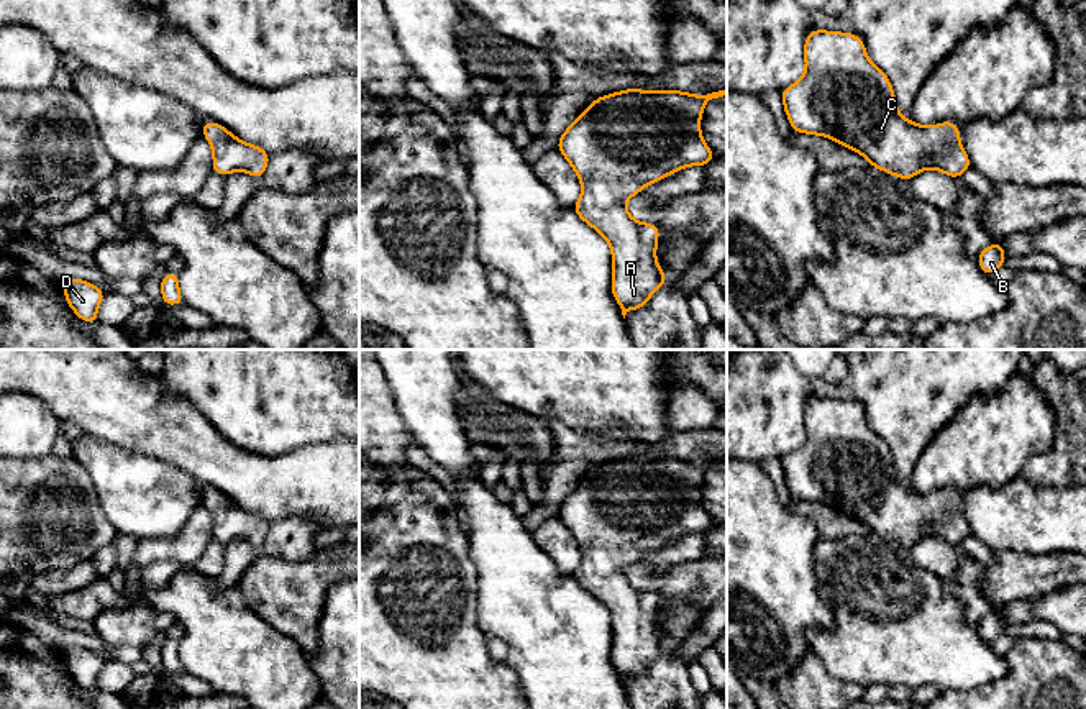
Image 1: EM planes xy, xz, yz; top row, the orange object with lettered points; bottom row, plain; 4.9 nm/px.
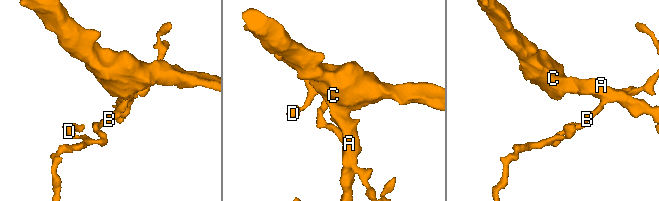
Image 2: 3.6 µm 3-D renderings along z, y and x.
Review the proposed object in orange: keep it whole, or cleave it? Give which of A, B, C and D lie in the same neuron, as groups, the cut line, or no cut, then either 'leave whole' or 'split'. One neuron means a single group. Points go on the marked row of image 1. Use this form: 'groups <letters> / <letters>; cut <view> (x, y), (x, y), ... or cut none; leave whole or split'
groups A B C D; cut none; leave whole

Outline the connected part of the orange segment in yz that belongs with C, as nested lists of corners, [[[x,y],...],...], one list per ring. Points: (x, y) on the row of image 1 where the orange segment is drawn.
[[[809,31],[804,44],[805,72],[781,92],[792,131],[819,135],[863,154],[873,167],[909,182],[924,169],[960,179],[971,167],[955,121],[920,126],[902,118],[888,75],[869,61],[863,39],[853,33]]]

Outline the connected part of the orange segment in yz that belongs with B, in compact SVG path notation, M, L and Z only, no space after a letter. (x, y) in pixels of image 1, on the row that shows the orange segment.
M994 241L991 246L979 251L978 264L986 276L992 276L1002 264L1006 264L1006 254L1001 241Z

